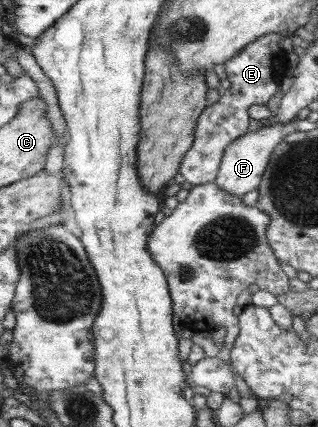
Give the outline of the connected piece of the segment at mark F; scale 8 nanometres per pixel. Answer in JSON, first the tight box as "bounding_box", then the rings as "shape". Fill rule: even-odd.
{"bounding_box":[215,119,298,198],"shape":[[[296,119],[288,122],[288,124],[272,121],[266,123],[261,128],[257,126],[256,129],[256,126],[254,126],[252,130],[244,133],[244,136],[237,138],[228,145],[223,156],[222,165],[220,166],[218,179],[216,179],[215,183],[224,192],[228,192],[232,196],[238,196],[238,198],[242,198],[253,190],[259,190],[264,175],[266,175],[266,170],[270,167],[271,158],[275,154],[275,150],[283,144],[287,136],[291,136],[297,130],[298,124],[296,124]]]}

